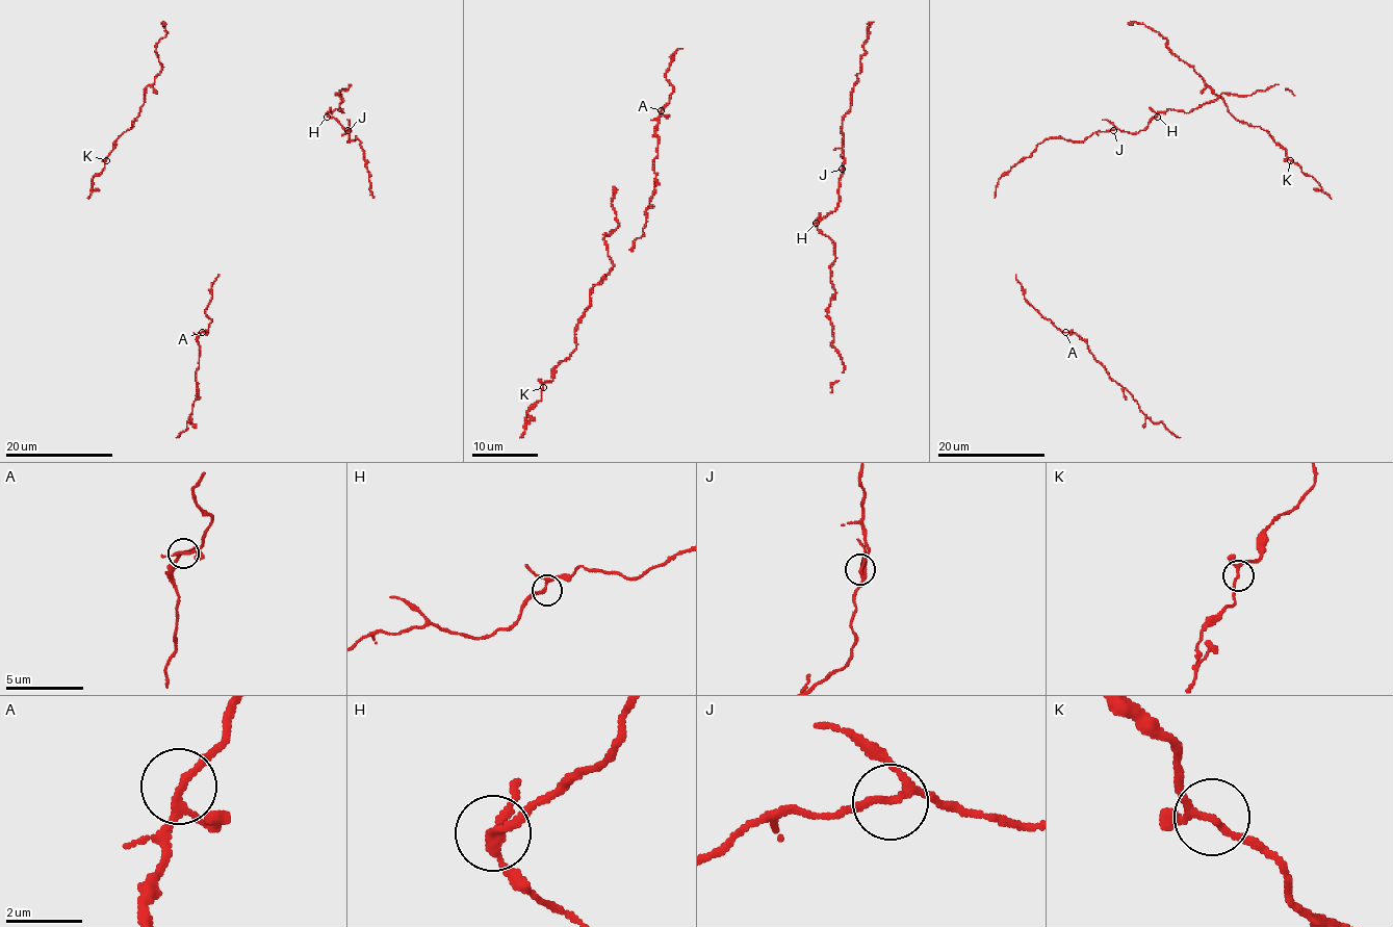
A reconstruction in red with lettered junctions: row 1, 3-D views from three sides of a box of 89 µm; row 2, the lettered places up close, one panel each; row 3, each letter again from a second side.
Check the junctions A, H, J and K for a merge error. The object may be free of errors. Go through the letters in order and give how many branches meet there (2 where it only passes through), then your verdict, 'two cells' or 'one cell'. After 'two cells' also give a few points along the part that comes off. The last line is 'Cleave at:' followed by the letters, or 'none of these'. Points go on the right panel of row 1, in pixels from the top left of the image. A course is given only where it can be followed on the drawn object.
A: 3 branches meet; one cell
H: 3 branches meet; one cell
J: 3 branches meet; one cell
K: 3 branches meet; one cell
Cleave at: none of these

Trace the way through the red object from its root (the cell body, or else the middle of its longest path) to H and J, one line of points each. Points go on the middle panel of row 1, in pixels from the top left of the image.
H: (850, 97), (850, 108), (842, 122), (844, 163), (839, 181), (839, 206), (816, 223)
J: (850, 97), (850, 108), (842, 122), (842, 168)

